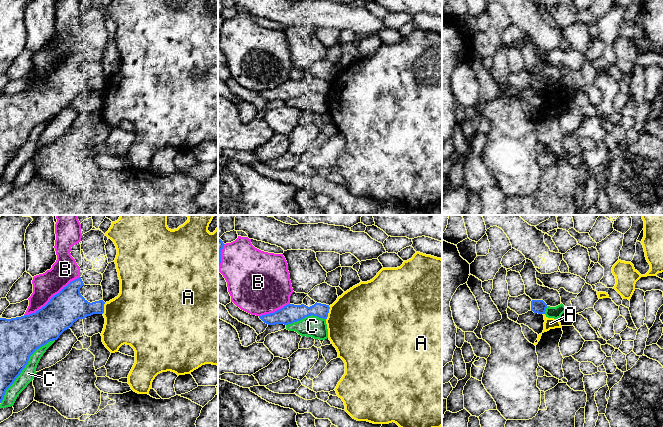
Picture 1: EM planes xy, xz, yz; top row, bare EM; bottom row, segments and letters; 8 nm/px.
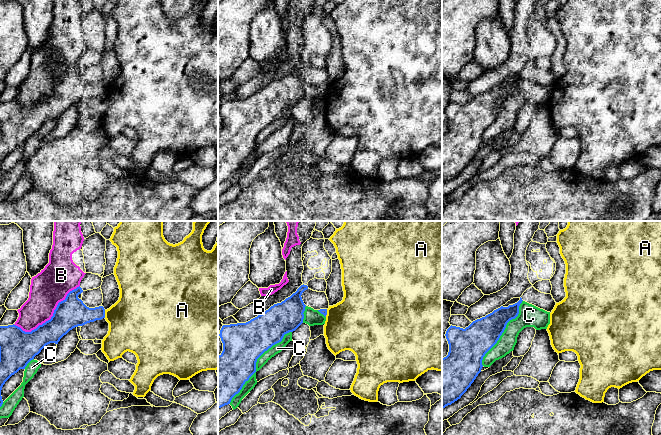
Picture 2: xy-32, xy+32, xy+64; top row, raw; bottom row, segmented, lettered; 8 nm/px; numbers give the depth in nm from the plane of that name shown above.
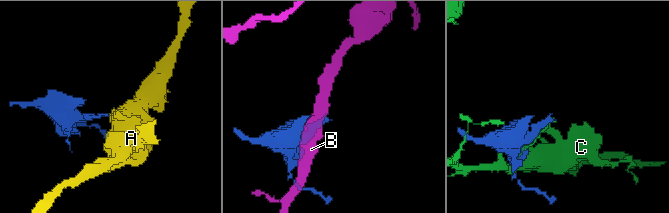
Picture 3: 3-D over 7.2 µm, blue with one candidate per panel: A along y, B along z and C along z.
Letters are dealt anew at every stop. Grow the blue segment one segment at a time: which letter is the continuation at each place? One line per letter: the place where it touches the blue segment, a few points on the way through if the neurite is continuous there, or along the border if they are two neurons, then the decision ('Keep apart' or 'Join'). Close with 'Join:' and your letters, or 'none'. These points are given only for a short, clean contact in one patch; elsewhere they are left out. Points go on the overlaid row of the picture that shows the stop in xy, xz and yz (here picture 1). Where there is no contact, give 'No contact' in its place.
A: Touches blue at xz (328, 312). Boundary: xz (329, 306), (326, 319). Keep apart
B: Touches blue at xy (51, 298). Keep apart
C: Touches blue at xy (24, 367). Keep apart
Join: none

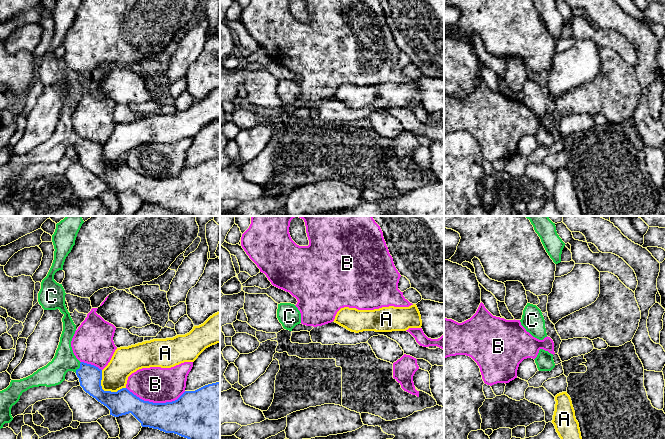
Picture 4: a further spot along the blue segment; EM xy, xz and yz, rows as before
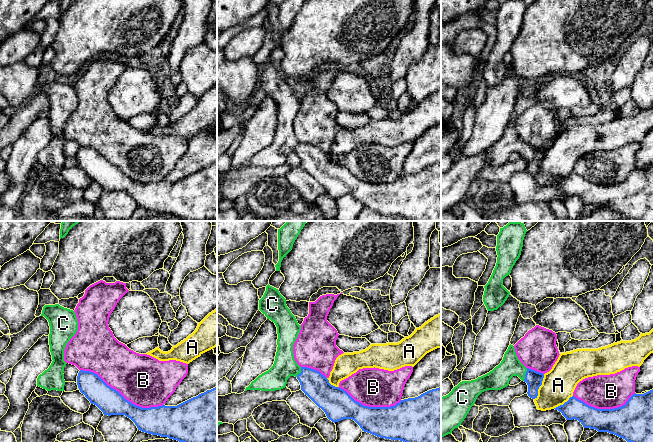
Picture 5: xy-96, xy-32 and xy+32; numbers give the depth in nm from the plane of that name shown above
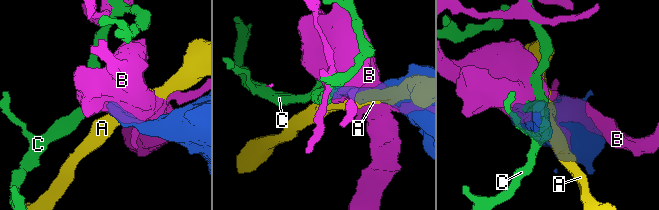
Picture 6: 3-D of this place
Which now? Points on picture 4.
A: Touches blue at xy (105, 391). Boundary: xy (101, 370), (101, 387), (104, 390), (117, 391), (125, 388). Keep apart
B: Touches blue at xy (156, 403). Keep apart
C: Touches blue at xy (80, 367). Path across: xy (90, 376), (80, 367), (60, 366), (52, 374). Join
Join: C

